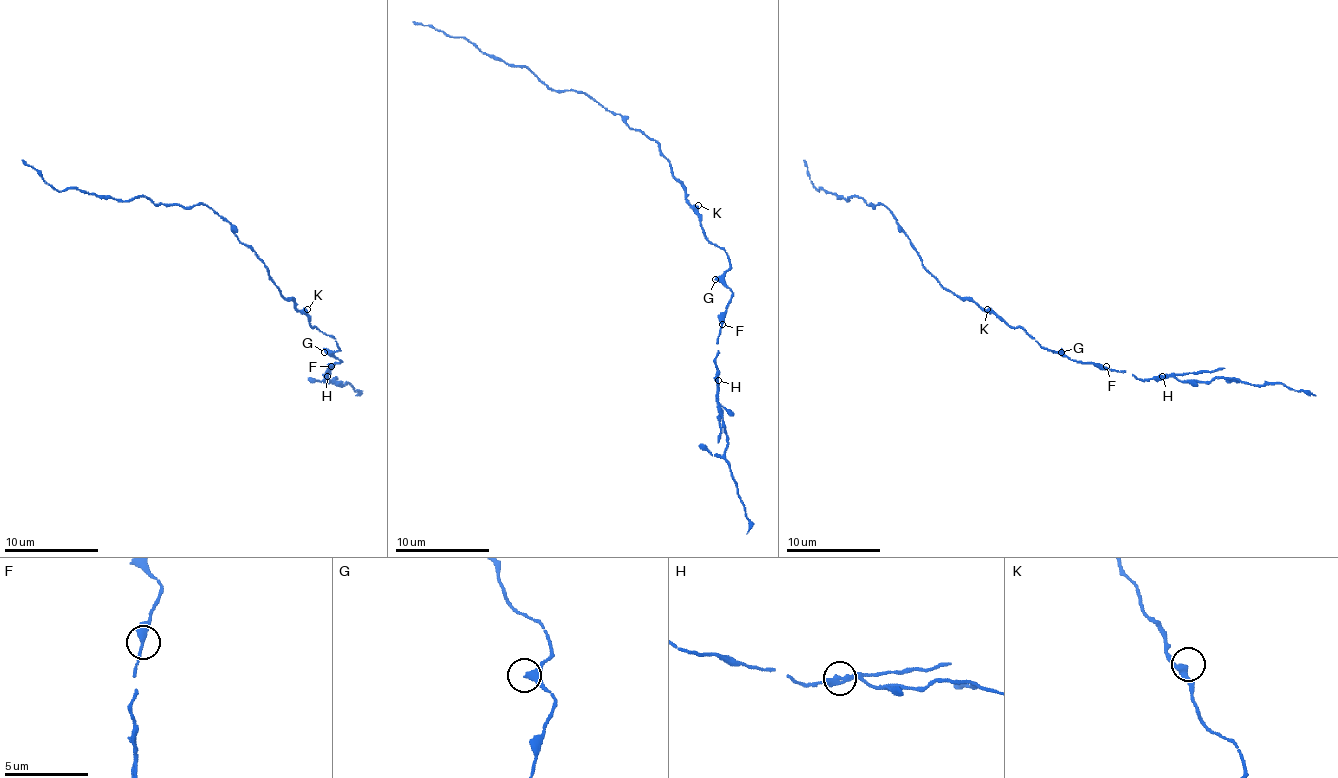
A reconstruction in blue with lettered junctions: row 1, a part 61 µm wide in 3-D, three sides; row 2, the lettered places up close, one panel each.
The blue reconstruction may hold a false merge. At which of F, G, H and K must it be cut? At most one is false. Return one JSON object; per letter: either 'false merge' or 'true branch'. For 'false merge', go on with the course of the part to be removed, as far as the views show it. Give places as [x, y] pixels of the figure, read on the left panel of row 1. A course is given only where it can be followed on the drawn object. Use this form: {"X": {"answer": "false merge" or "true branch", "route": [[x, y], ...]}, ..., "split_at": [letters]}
{"F": {"answer": "true branch"}, "G": {"answer": "true branch"}, "H": {"answer": "false merge"}, "K": {"answer": "true branch"}, "split_at": ["H"]}

